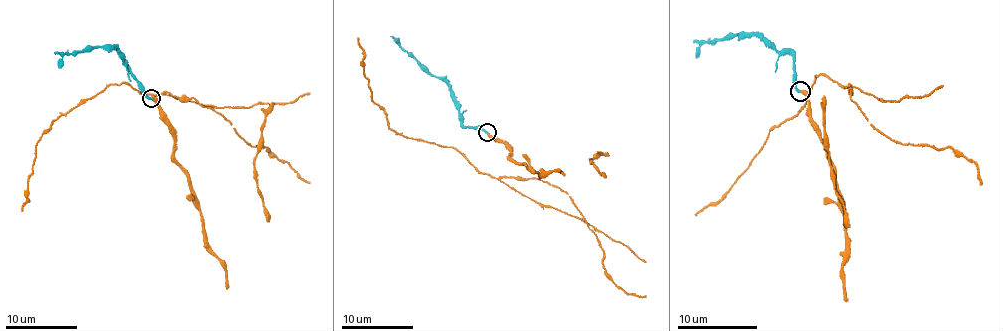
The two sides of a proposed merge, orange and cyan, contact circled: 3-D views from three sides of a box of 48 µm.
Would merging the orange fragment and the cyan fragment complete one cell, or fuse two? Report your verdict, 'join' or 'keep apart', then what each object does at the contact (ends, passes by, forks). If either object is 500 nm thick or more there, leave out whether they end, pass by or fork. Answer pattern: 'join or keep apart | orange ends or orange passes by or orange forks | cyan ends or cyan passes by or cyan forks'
join | orange ends | cyan ends

